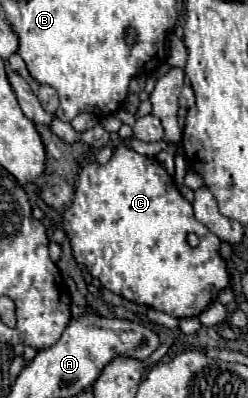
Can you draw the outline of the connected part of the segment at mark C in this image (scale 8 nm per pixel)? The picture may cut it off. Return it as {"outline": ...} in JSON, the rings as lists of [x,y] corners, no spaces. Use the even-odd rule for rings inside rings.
{"outline":[[[124,144],[114,150],[108,164],[100,166],[92,162],[80,170],[74,202],[64,212],[64,230],[70,238],[74,260],[86,266],[104,288],[174,318],[200,316],[200,312],[204,312],[224,288],[232,286],[228,262],[220,258],[218,252],[222,240],[194,218],[192,204],[184,200],[174,180],[156,158],[136,154]],[[188,232],[194,232],[200,238],[198,248],[188,246]]]}

